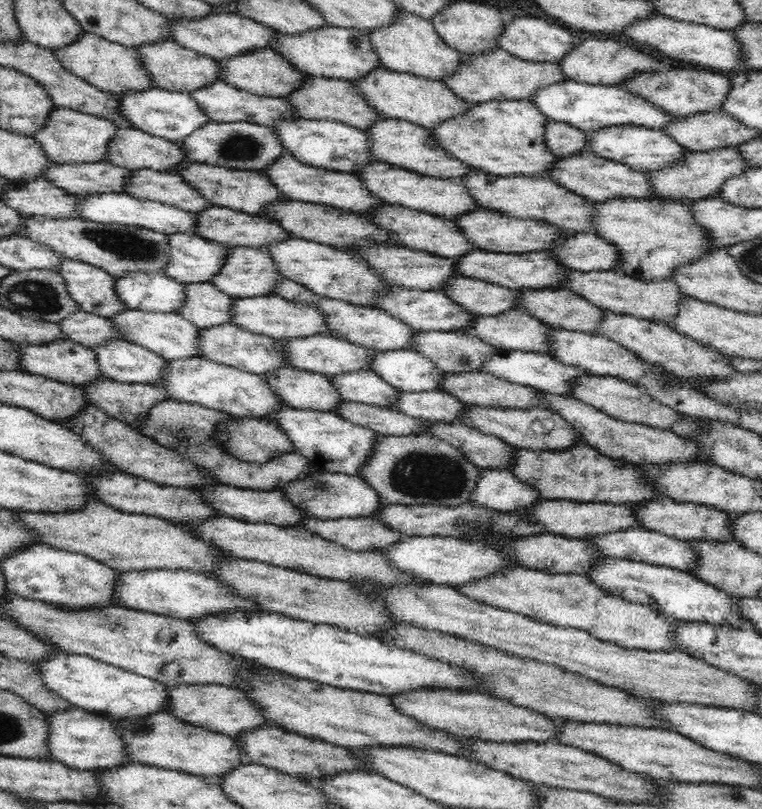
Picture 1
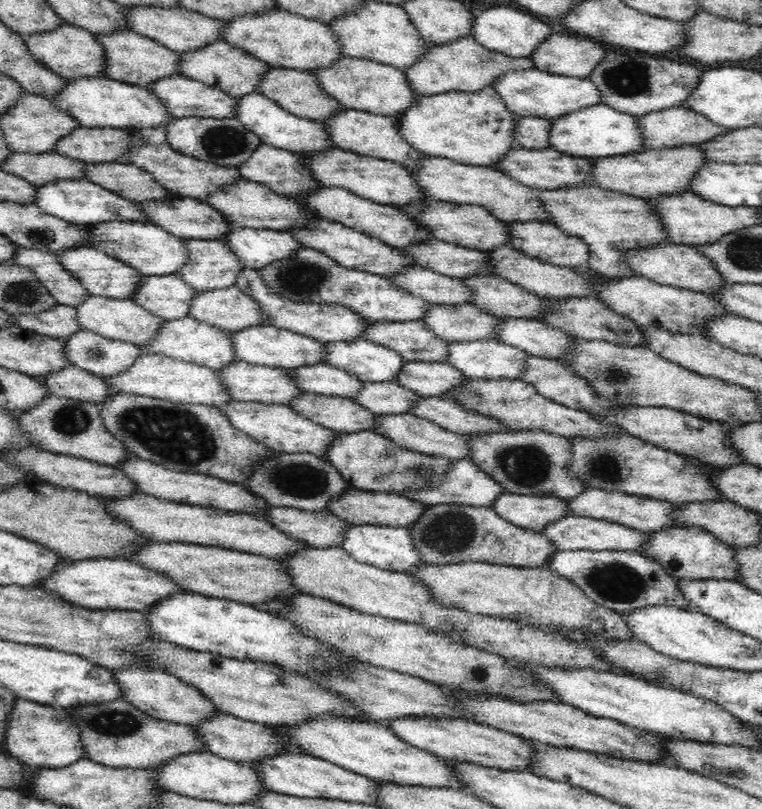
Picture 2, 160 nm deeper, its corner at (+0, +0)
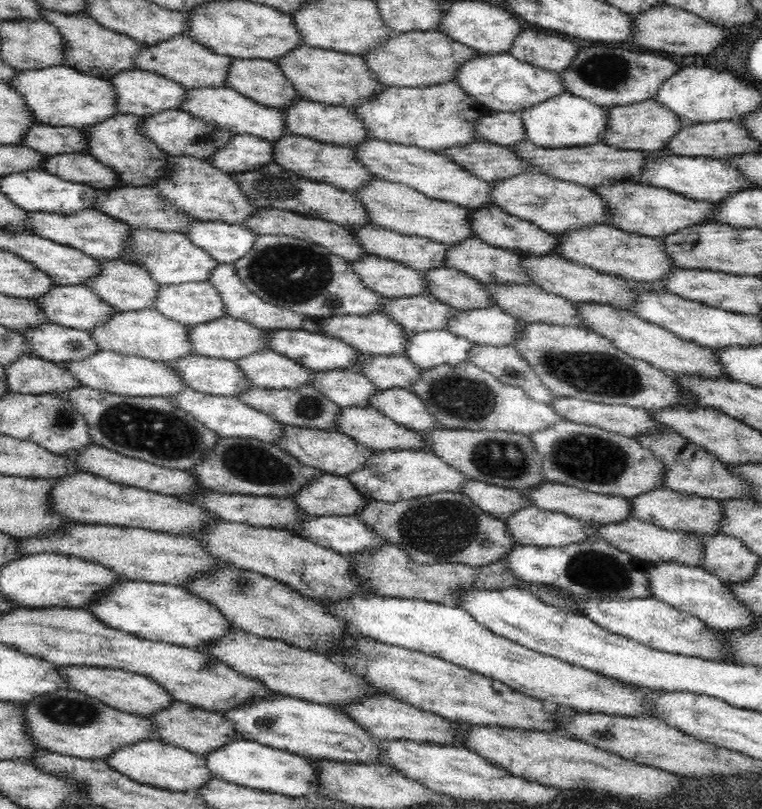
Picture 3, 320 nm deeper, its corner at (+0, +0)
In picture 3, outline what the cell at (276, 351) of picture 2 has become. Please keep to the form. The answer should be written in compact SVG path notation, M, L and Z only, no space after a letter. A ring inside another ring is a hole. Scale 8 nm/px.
M222 317L216 320L209 320L202 324L195 324L189 327L187 332L188 340L196 354L212 358L223 358L236 360L248 356L256 351L265 351L269 346L265 343L263 329L254 326L244 320L234 317Z

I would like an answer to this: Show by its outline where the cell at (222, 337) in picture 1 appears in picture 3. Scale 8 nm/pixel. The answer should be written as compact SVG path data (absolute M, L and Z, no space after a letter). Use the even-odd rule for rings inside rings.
M153 308L142 310L116 311L105 323L89 333L99 350L118 354L141 356L162 362L175 361L178 357L193 355L195 350L189 343L189 327L166 318Z

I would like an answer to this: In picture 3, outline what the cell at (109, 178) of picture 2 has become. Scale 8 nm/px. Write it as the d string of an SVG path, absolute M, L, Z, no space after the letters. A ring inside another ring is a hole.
M69 152L47 155L43 162L43 170L58 179L84 183L94 189L122 187L116 172L86 153Z

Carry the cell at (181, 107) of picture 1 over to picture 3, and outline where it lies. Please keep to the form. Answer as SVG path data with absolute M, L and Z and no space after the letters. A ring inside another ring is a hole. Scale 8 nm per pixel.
M66 65L37 69L20 69L9 82L25 100L35 120L50 126L84 129L114 116L117 112L115 88L109 80L78 72Z

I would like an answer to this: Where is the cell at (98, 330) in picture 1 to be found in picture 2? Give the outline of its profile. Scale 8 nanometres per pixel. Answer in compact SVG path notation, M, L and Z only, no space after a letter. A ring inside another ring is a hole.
M63 304L34 314L9 313L13 322L20 328L56 339L67 339L80 329L84 329L76 322L76 315L75 307Z

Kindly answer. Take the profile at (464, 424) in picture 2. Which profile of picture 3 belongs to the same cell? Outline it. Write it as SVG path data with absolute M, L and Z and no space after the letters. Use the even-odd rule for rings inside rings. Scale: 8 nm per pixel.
M380 389L370 398L369 408L376 409L396 424L412 429L412 431L425 434L428 430L446 428L437 424L434 417L426 411L426 405L422 403L422 399L408 389Z

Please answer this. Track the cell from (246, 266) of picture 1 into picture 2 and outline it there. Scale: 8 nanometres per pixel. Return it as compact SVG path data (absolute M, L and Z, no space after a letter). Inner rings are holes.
M187 239L186 262L177 275L194 290L209 291L232 287L238 273L245 268L222 240Z

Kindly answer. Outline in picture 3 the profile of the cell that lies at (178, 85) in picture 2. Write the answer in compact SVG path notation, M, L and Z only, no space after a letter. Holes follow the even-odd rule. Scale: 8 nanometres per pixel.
M140 69L118 71L113 77L109 78L109 81L115 88L117 112L144 117L153 115L162 109L179 109L179 104L183 101L188 90L188 88L184 88L181 84L165 76Z

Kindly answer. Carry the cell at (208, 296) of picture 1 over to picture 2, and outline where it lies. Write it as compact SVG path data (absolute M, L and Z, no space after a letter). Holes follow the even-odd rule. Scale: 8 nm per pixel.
M177 274L143 276L132 300L165 320L188 317L190 299L198 292Z

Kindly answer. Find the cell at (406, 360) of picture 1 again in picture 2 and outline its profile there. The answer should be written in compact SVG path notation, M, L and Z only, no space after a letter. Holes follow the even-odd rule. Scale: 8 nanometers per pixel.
M362 337L325 343L323 364L352 374L364 383L396 382L405 362L393 350L368 342Z

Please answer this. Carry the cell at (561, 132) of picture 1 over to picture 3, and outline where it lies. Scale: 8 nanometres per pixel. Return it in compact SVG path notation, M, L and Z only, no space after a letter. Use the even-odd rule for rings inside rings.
M488 111L473 124L477 134L482 136L482 141L495 145L513 147L517 142L527 139L522 119L517 112Z

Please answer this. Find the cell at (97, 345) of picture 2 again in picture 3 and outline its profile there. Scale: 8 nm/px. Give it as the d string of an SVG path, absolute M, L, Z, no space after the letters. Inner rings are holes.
M44 323L24 329L21 334L34 357L53 363L80 360L102 351L87 330L59 324Z

